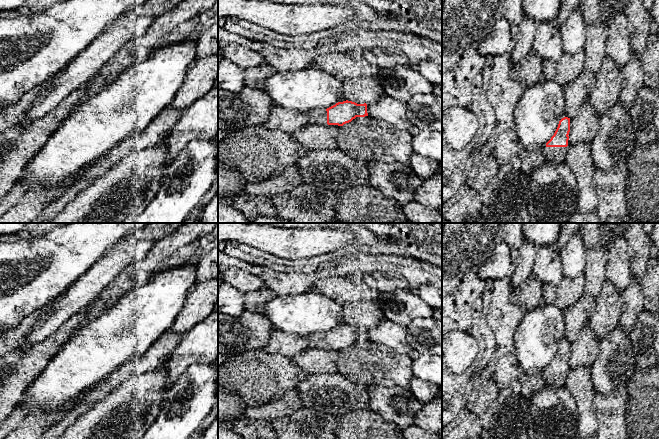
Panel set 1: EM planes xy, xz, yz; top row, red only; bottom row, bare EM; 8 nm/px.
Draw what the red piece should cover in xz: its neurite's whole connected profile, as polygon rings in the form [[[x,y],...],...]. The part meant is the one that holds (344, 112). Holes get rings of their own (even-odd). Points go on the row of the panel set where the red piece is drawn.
[[[352,101],[338,102],[327,109],[306,111],[305,115],[312,124],[325,127],[340,127],[351,122],[356,117],[368,116],[367,104],[357,104]]]

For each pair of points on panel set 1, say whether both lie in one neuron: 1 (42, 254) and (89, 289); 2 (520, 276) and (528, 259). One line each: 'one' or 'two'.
1: two
2: one

